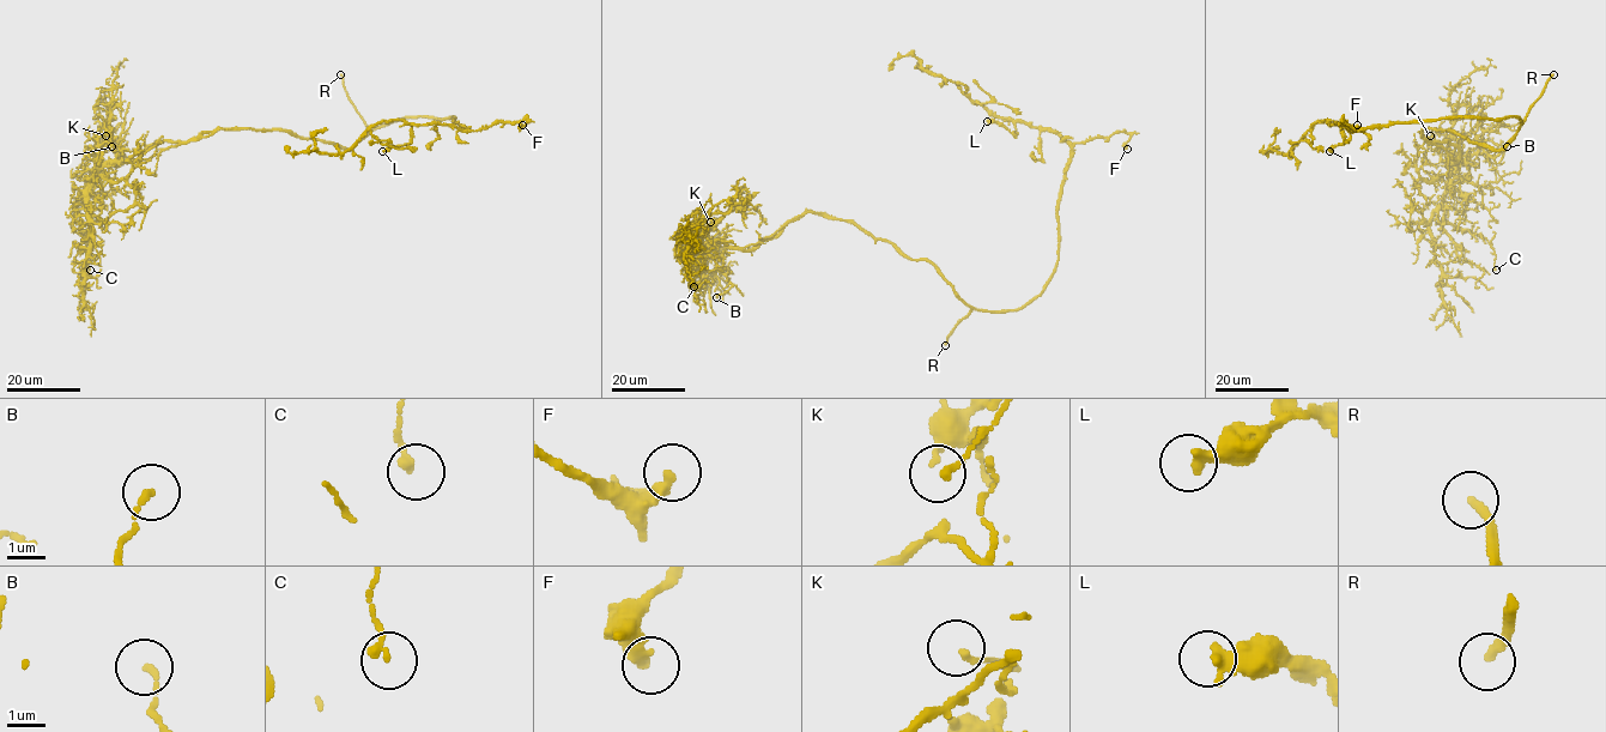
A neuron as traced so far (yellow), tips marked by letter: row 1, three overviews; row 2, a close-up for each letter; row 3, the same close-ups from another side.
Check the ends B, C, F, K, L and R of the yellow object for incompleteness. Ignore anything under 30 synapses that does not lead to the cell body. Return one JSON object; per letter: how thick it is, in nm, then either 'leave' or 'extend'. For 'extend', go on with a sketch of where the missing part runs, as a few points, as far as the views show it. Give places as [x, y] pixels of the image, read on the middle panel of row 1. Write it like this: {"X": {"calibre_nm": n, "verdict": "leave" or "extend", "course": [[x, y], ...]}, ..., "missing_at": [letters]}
{"B": {"calibre_nm": 150, "verdict": "leave"}, "C": {"calibre_nm": 240, "verdict": "leave"}, "F": {"calibre_nm": 340, "verdict": "leave"}, "K": {"calibre_nm": 150, "verdict": "leave"}, "L": {"calibre_nm": 360, "verdict": "leave"}, "R": {"calibre_nm": 240, "verdict": "extend", "course": [[945, 345], [933, 350], [900, 343]]}, "missing_at": ["R"]}

